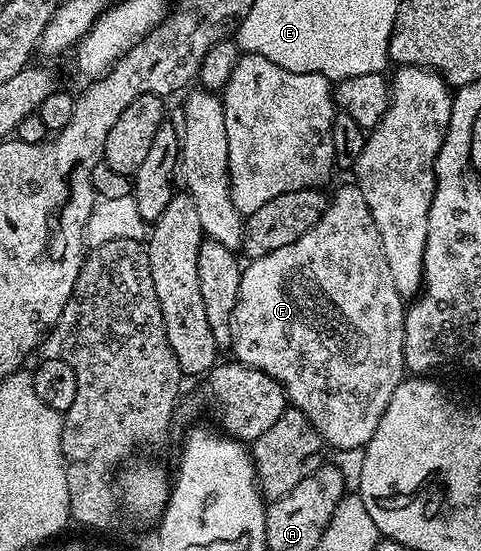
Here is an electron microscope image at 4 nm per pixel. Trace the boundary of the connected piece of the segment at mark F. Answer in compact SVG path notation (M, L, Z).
M349 182L335 196L329 197L324 214L308 234L296 238L292 246L280 246L280 250L272 250L272 254L264 254L264 258L249 261L243 267L240 278L240 294L236 298L236 310L230 319L230 342L233 359L240 364L268 374L286 392L286 399L295 408L299 408L312 422L312 426L322 436L331 449L365 448L367 442L376 434L376 426L392 398L396 394L396 386L407 375L408 369L404 358L404 322L407 305L404 298L396 290L396 282L392 282L392 273L388 271L388 258L384 258L384 246L380 246L380 230L376 230L376 222L372 222L372 210L368 210L368 202L364 202L364 194L357 183Z

